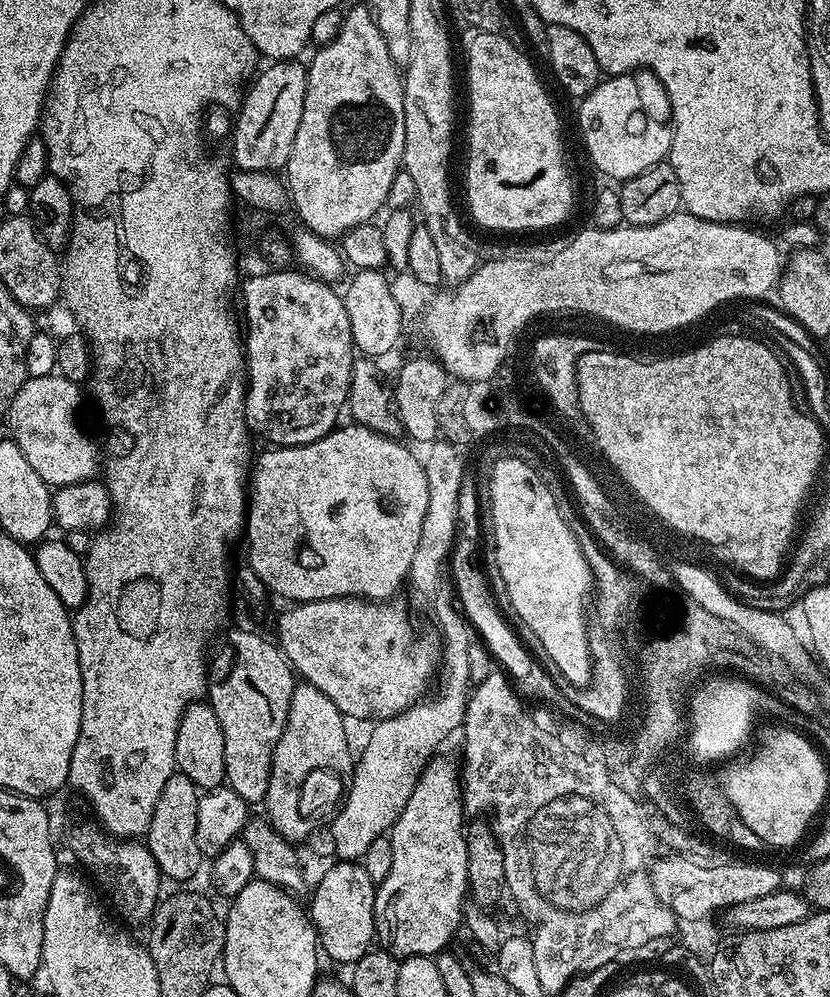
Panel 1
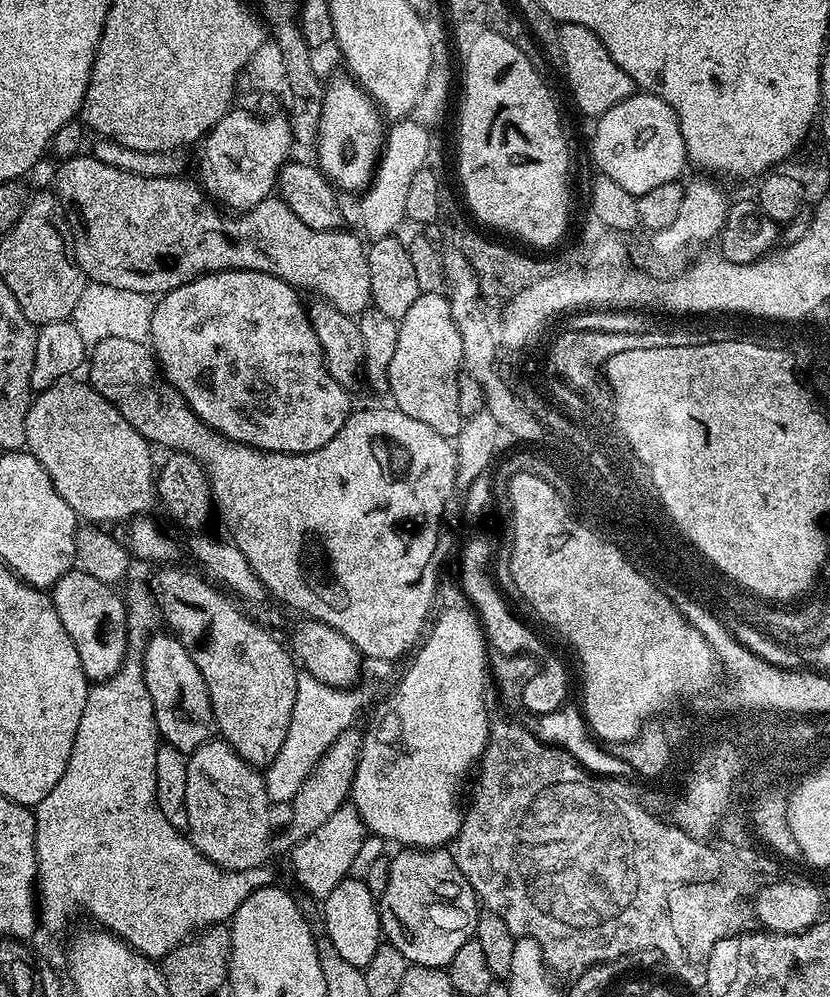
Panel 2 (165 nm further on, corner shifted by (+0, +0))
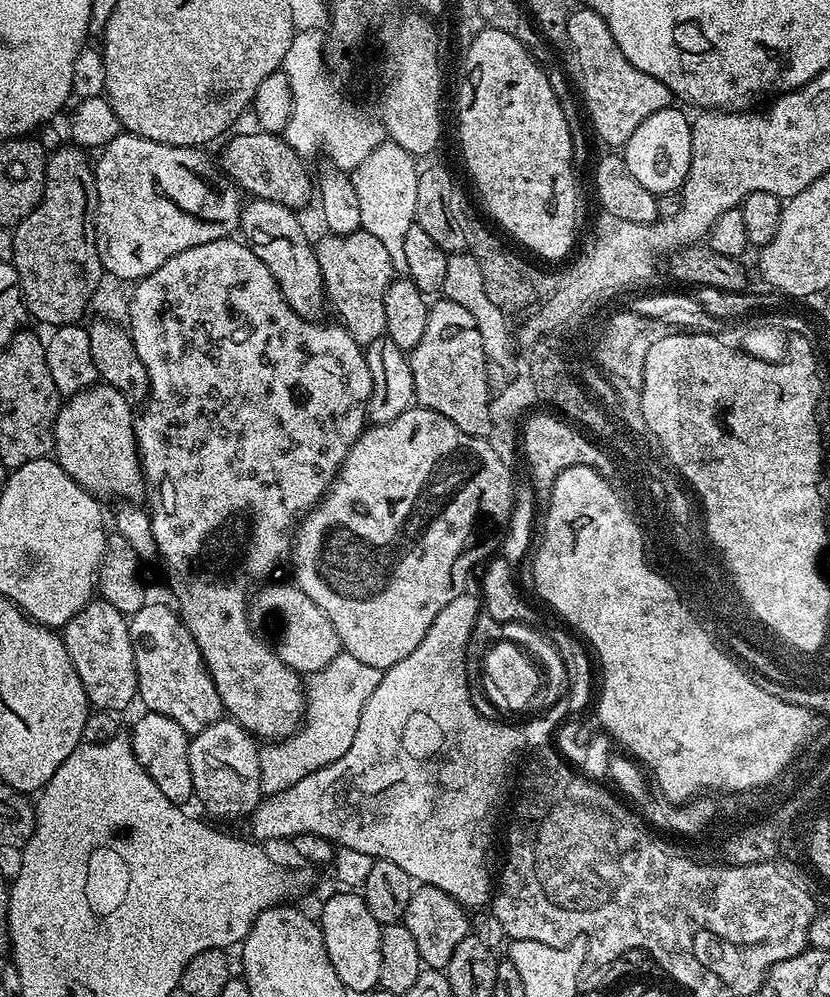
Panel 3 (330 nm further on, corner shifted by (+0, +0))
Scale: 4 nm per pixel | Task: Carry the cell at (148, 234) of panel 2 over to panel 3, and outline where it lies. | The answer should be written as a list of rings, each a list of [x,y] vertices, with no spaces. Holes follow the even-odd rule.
[[[366,231],[351,232],[350,234],[324,234],[319,241],[315,241],[318,266],[322,270],[324,290],[328,293],[331,307],[336,307],[339,323],[361,346],[374,342],[374,338],[386,333],[386,302],[389,287],[394,279],[392,260],[387,253],[386,246],[382,246],[373,234]]]

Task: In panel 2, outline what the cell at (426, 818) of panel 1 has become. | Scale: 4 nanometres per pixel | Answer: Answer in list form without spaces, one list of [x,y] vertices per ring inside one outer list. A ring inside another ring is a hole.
[[[405,847],[400,850],[397,856],[391,857],[392,865],[390,866],[390,882],[386,882],[386,890],[379,893],[378,907],[380,910],[380,931],[383,939],[387,943],[393,944],[398,950],[402,950],[402,954],[407,958],[409,965],[417,964],[418,966],[430,966],[431,968],[447,969],[450,958],[454,958],[454,954],[458,954],[467,940],[473,939],[473,932],[476,926],[476,916],[478,911],[478,901],[476,891],[470,886],[470,882],[466,882],[466,878],[462,874],[462,870],[458,870],[458,866],[454,862],[451,851],[439,848],[409,848]]]

